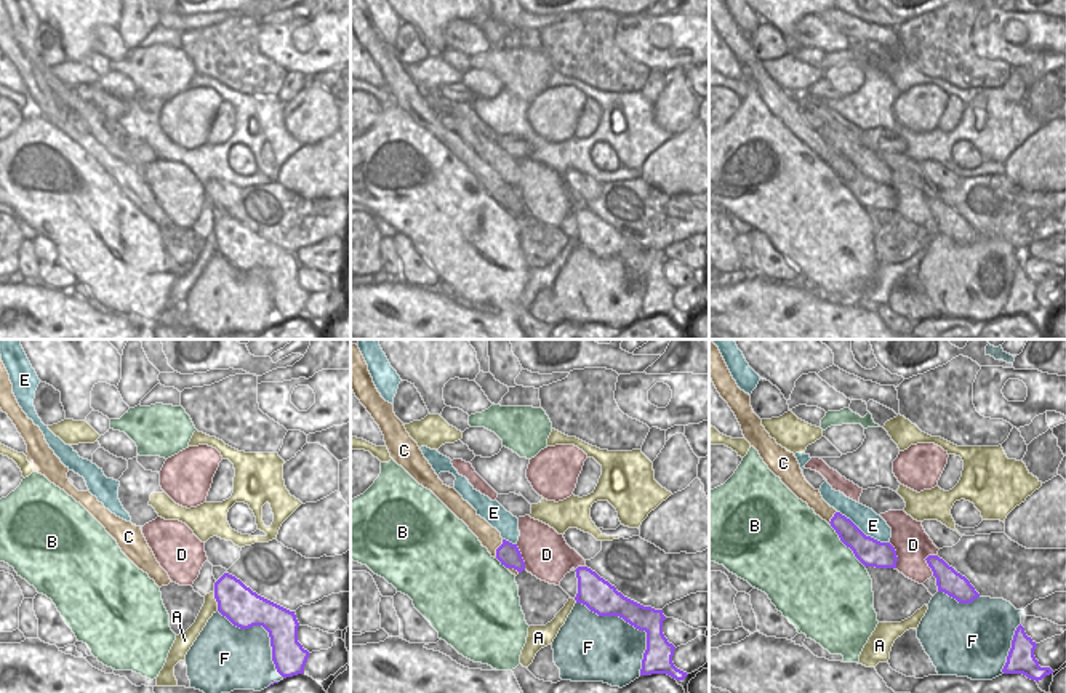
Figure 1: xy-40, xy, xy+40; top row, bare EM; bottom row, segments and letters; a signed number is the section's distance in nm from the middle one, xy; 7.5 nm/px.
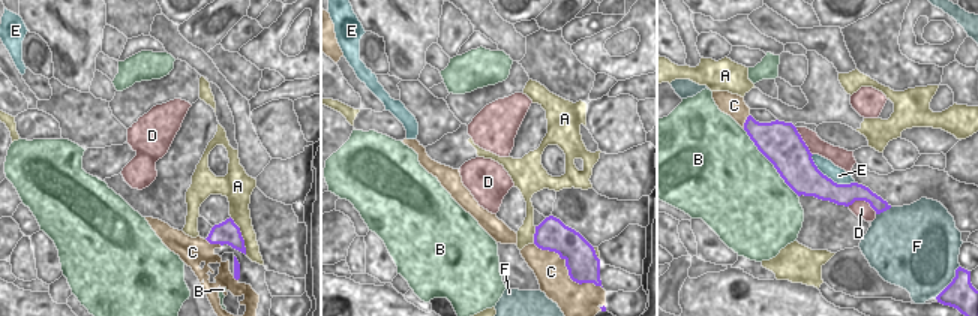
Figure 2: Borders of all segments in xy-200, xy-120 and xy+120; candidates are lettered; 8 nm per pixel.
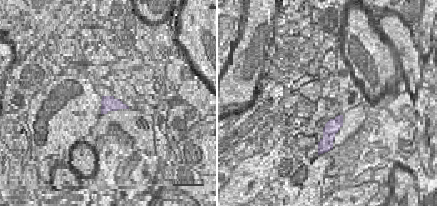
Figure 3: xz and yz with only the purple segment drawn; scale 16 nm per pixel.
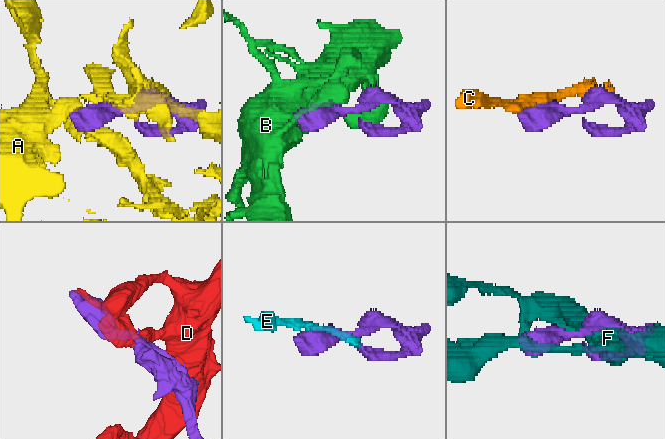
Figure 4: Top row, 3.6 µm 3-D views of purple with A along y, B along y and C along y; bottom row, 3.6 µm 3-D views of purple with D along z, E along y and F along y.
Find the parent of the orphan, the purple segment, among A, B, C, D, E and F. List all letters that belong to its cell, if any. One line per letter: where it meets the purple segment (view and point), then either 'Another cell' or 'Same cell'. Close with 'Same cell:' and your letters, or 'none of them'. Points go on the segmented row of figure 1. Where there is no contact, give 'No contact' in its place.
A: Touches purple at xy-40 (218, 602). Another cell
B: Touches purple at xy+40 (847, 546). Another cell
C: Touches purple at xy (496, 549). Another cell
D: Touches purple at xy+40 (929, 565). Another cell
E: Touches purple at xy+40 (861, 532). Same cell
F: Touches purple at xy (633, 624). Another cell
Same cell: E

